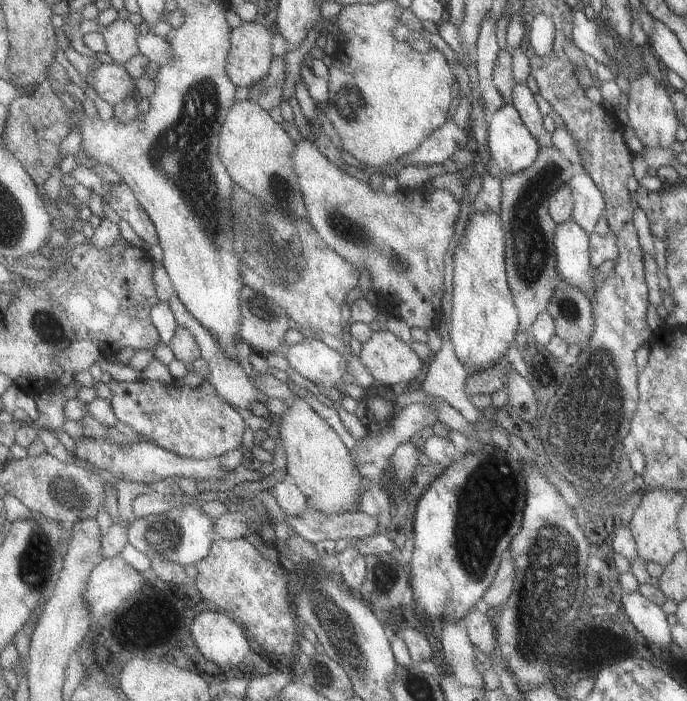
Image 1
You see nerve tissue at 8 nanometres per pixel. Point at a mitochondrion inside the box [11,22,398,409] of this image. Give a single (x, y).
(183, 150)

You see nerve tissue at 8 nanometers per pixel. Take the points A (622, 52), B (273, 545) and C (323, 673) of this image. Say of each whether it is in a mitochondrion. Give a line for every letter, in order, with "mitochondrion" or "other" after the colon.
A: mitochondrion
B: other
C: mitochondrion

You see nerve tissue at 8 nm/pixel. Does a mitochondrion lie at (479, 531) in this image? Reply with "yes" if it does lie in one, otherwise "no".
yes

